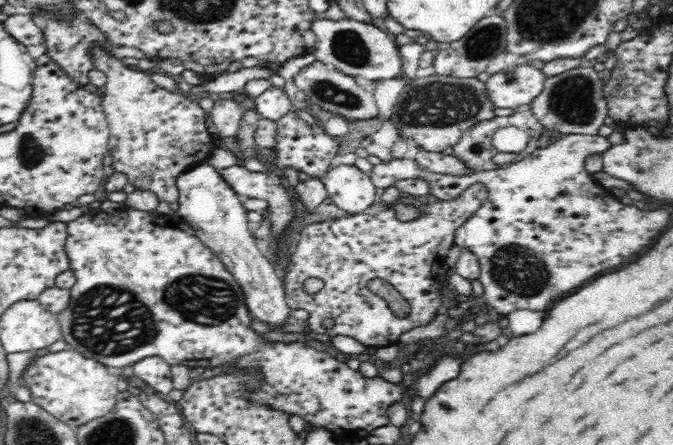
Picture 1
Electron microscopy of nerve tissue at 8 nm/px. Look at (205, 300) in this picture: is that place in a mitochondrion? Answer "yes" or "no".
yes

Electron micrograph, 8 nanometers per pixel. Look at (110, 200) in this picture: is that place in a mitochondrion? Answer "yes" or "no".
no

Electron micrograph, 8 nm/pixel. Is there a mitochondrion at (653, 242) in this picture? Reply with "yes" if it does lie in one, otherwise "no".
no

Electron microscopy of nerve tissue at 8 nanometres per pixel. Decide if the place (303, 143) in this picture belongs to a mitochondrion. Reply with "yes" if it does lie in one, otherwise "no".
no

